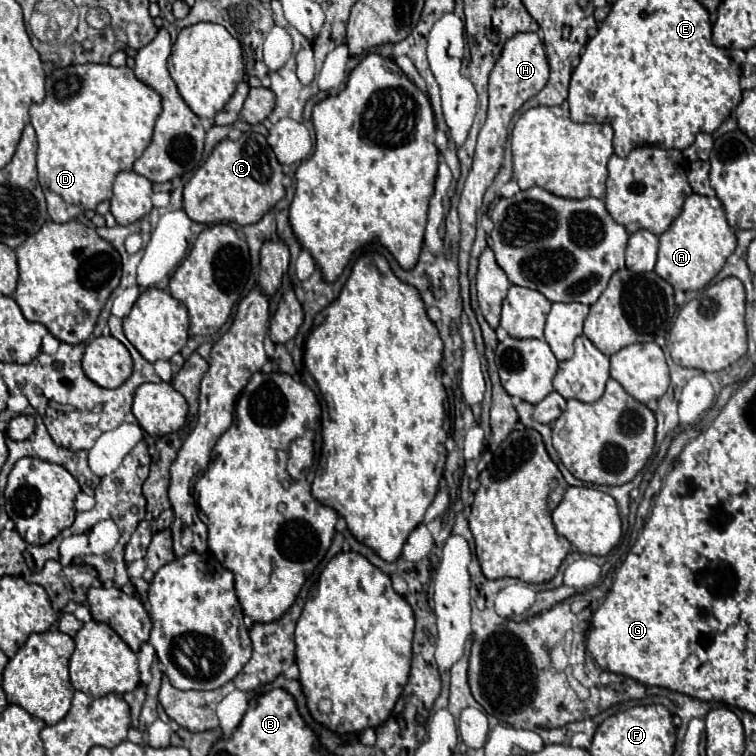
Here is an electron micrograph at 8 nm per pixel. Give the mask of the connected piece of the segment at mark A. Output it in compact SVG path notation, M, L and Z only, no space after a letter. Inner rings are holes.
M692 193L684 203L682 213L670 225L670 229L660 235L658 261L654 271L664 277L674 289L696 291L710 283L710 279L724 267L728 255L734 249L736 235L734 229L726 223L722 203L718 199Z

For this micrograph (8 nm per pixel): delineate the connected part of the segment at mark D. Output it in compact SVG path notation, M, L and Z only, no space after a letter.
M86 63L54 69L46 77L46 99L30 105L30 121L38 137L38 181L46 195L52 221L66 223L112 197L114 177L120 171L130 171L132 163L148 147L160 111L160 95L140 83L130 67Z

